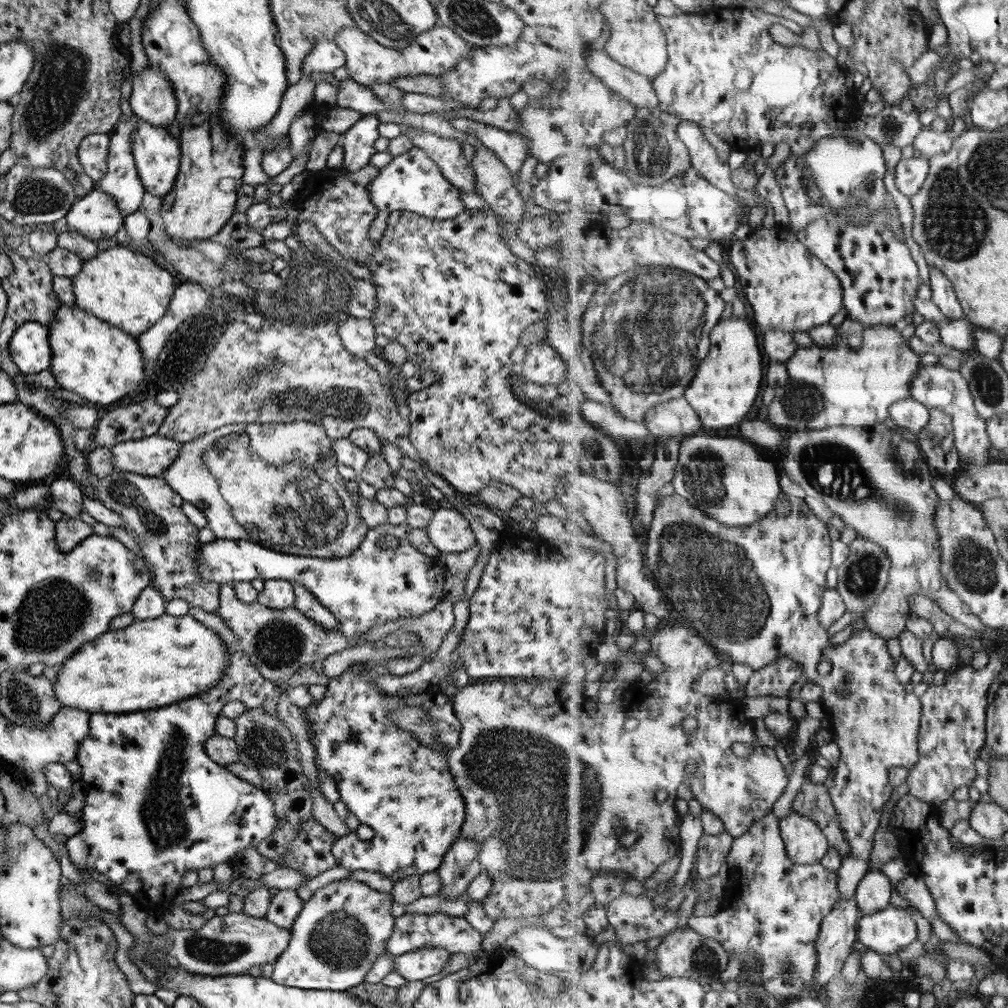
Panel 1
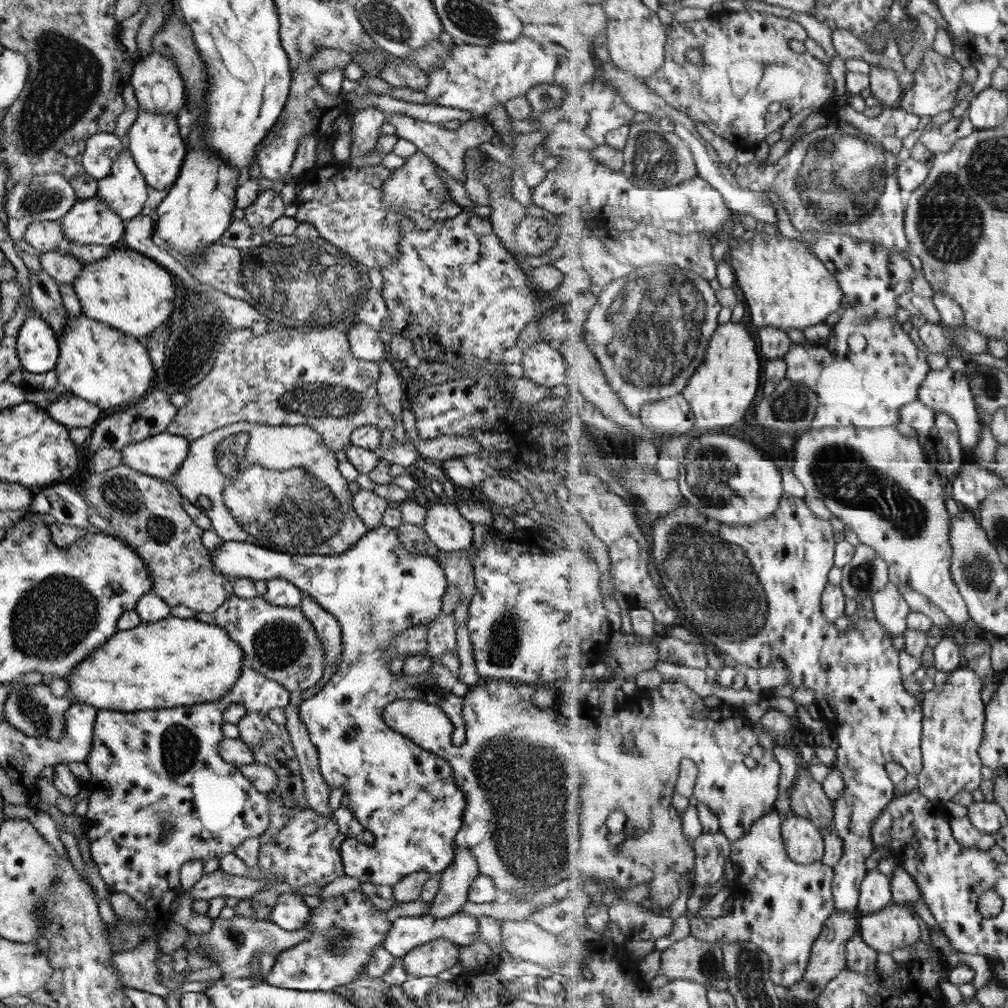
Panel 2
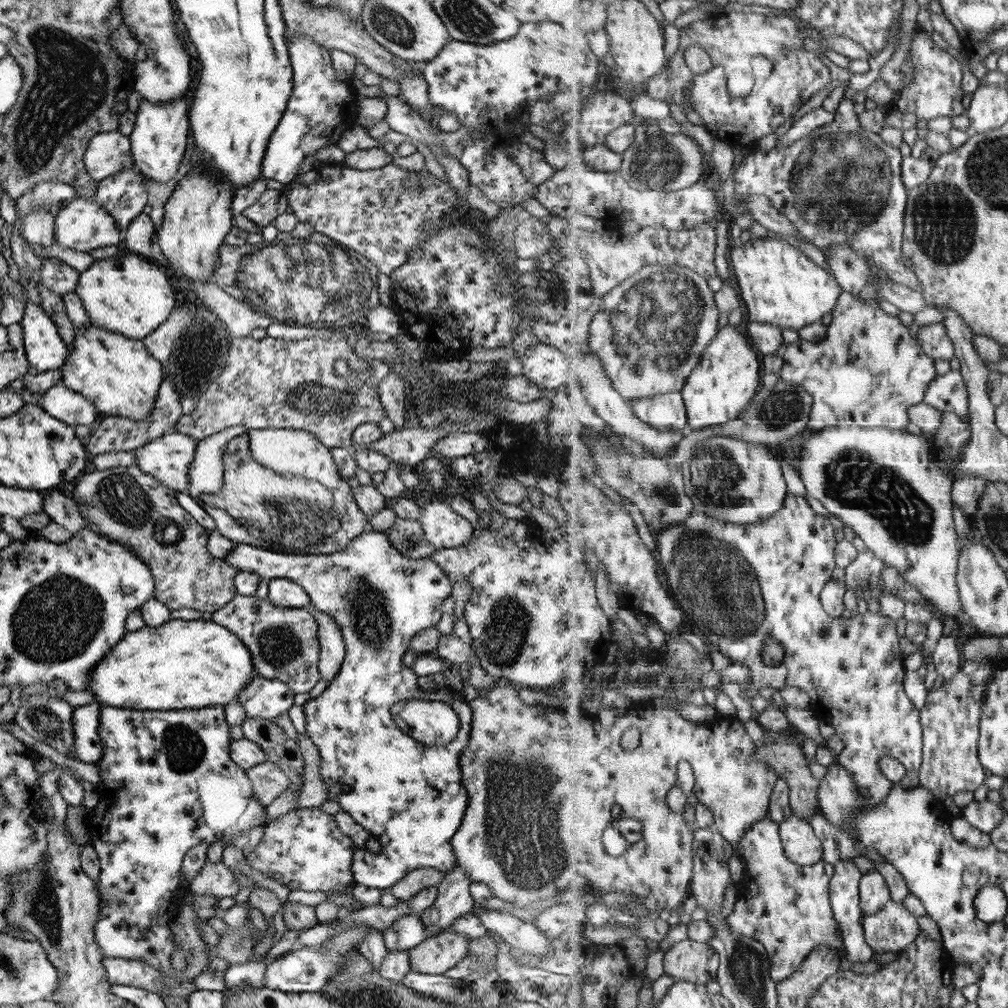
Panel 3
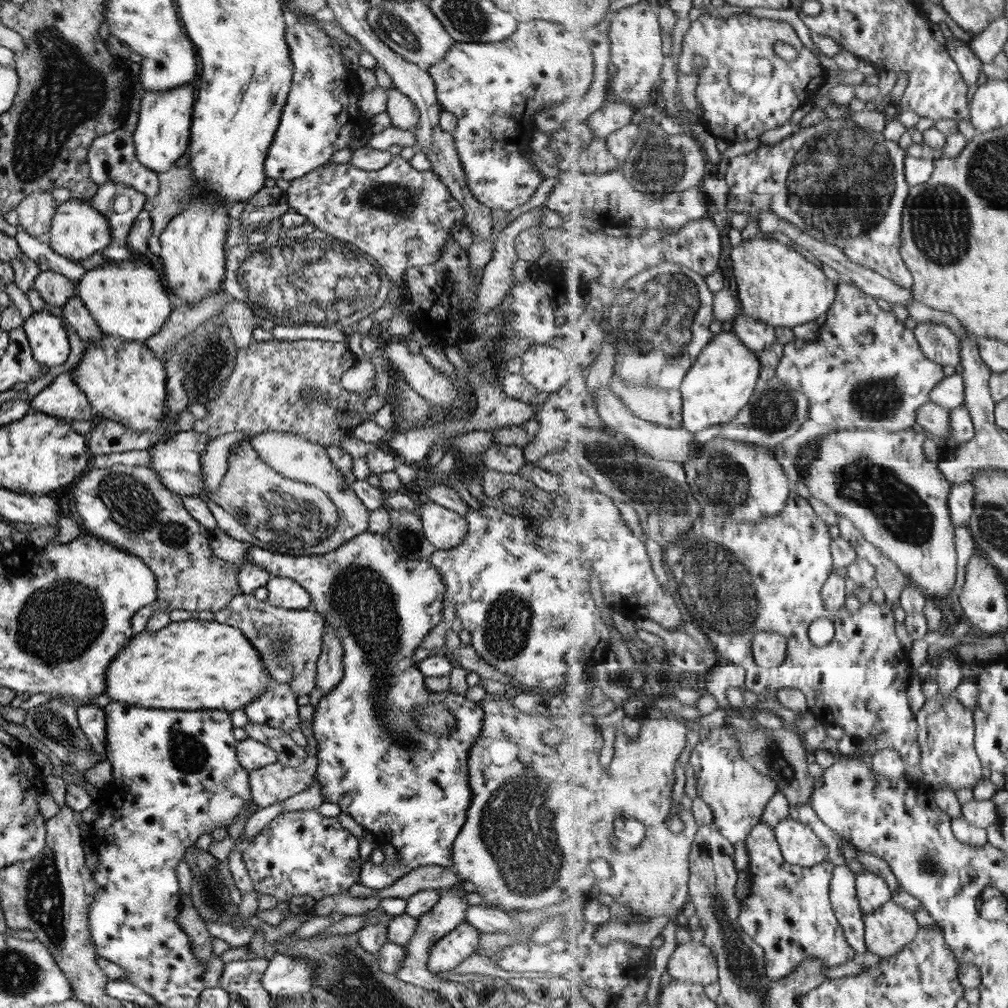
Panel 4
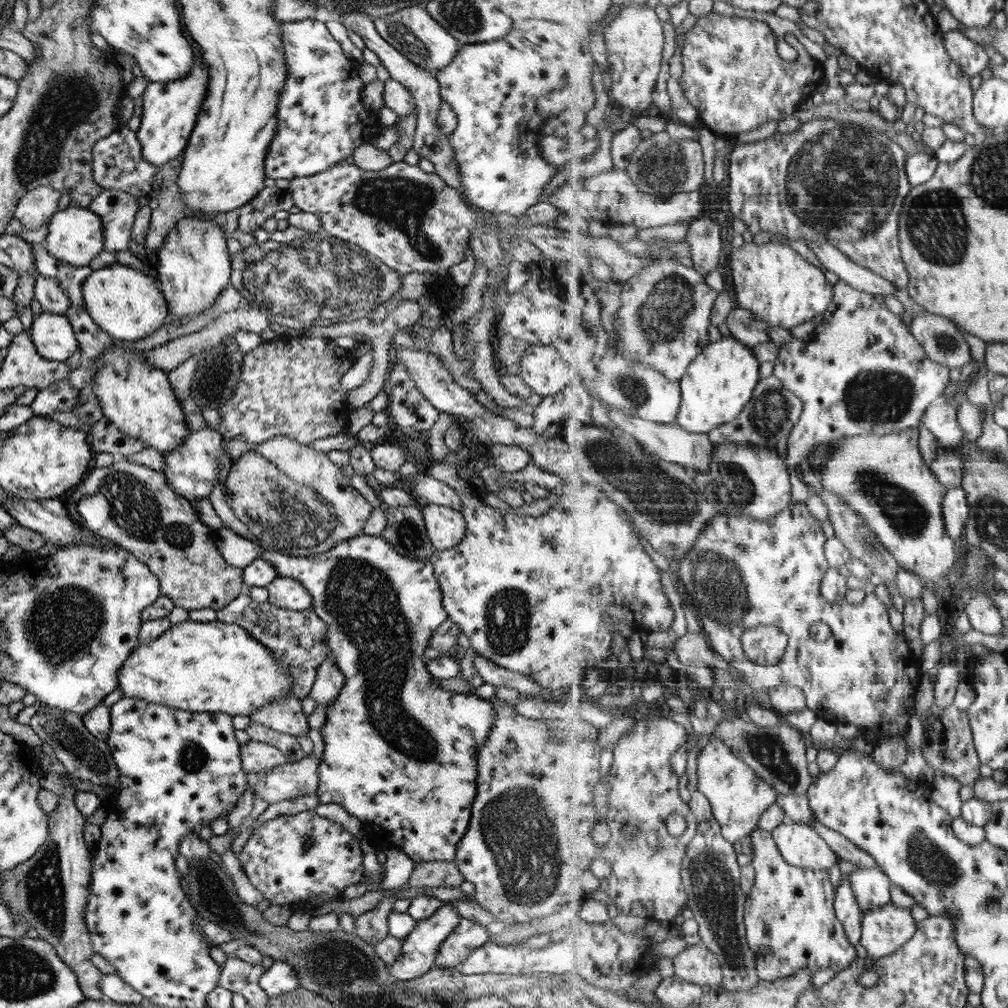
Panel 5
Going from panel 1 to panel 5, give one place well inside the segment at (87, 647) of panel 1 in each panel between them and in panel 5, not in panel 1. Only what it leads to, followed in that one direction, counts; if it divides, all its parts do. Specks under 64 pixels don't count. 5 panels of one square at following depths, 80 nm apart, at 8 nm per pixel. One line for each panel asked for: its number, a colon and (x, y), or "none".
2: (173, 662)
3: (181, 663)
4: (191, 665)
5: (196, 666)

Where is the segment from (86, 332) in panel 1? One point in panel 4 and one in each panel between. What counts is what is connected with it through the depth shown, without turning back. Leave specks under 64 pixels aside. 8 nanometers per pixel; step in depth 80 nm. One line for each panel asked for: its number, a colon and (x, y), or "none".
2: (96, 363)
3: (119, 377)
4: (124, 381)

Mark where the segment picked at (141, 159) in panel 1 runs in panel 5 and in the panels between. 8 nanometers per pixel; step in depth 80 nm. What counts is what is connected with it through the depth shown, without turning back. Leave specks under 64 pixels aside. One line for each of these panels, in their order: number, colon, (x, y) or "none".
2: (157, 150)
3: (159, 134)
4: (161, 135)
5: (170, 108)

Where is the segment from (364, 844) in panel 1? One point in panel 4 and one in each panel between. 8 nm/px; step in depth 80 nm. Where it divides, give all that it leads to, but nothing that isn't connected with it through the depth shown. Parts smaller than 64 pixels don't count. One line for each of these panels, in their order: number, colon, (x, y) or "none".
2: (406, 796)
3: (409, 796)
4: (411, 788)

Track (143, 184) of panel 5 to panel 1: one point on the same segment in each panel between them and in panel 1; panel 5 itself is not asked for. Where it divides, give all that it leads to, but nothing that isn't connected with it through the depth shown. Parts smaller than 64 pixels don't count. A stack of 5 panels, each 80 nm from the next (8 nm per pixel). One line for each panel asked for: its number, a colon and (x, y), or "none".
1: (91, 151)
2: (100, 149)
3: (107, 152)
4: (110, 157)

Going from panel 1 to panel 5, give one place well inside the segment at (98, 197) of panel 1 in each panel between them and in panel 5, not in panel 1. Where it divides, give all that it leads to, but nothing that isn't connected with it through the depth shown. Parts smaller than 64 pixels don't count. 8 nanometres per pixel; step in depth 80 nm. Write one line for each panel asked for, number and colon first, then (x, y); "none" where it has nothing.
2: (89, 221)
3: (82, 225)
4: (77, 230)
5: (74, 235)

